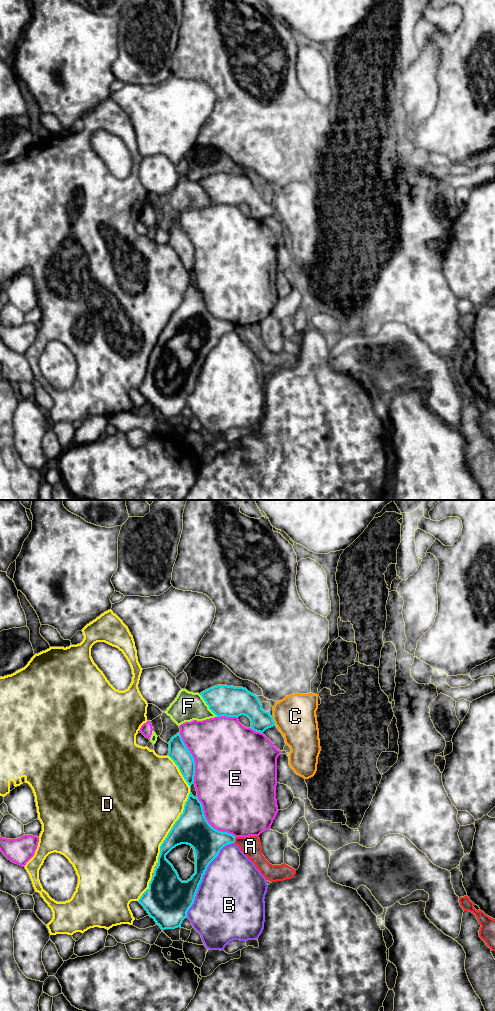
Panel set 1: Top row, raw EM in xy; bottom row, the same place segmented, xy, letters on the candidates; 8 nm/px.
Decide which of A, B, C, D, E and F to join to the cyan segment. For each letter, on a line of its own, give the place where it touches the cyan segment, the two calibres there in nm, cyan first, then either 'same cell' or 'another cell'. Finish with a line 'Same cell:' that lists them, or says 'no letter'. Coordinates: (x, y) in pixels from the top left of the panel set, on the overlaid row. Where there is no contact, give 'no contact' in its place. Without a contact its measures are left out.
A: xy (234, 840) | 240/160 nm | another cell
B: xy (202, 877) | 260/500 nm | another cell
C: xy (273, 720) | 190/340 nm | another cell
D: xy (173, 826) | 260/480 nm | another cell
E: xy (208, 823) | 260/480 nm | another cell
F: xy (207, 704) | 240/240 nm | another cell
Same cell: no letter

